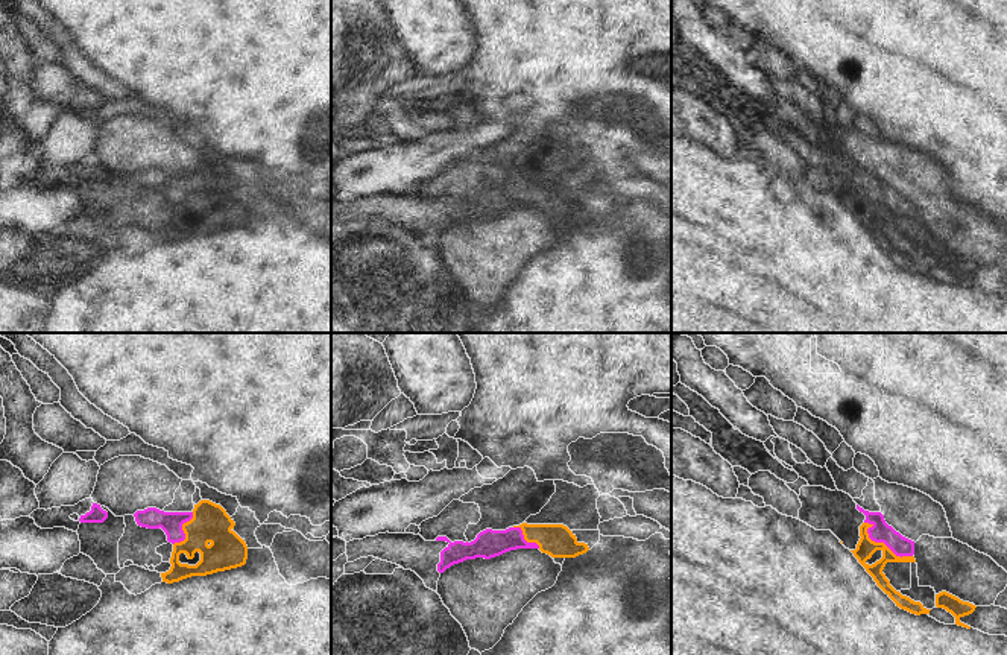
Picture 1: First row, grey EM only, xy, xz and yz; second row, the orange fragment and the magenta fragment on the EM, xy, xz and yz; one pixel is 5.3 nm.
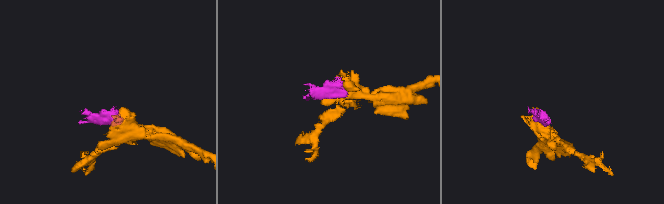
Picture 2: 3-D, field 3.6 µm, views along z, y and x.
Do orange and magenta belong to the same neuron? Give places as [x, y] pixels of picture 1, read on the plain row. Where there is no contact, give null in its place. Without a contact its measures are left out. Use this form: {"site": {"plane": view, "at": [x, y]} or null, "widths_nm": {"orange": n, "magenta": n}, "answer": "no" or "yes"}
{"site": {"plane": "yz", "at": [883, 202]}, "widths_nm": {"orange": 100, "magenta": 110}, "answer": "no"}

